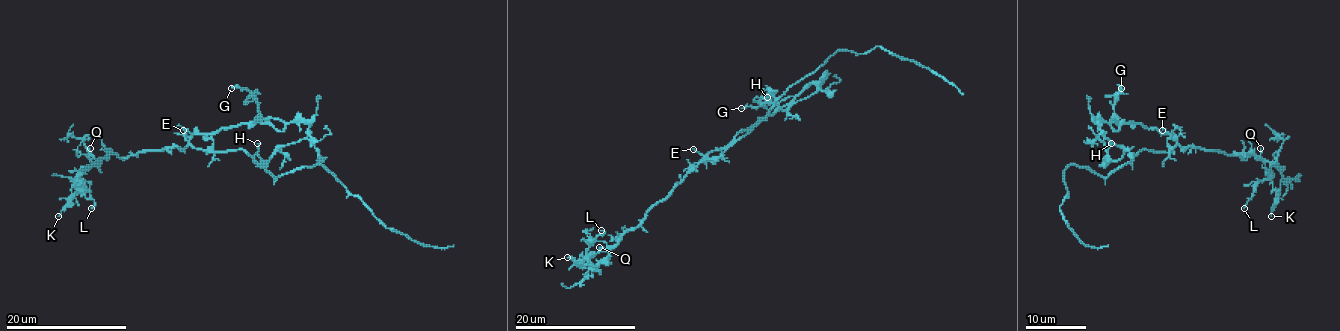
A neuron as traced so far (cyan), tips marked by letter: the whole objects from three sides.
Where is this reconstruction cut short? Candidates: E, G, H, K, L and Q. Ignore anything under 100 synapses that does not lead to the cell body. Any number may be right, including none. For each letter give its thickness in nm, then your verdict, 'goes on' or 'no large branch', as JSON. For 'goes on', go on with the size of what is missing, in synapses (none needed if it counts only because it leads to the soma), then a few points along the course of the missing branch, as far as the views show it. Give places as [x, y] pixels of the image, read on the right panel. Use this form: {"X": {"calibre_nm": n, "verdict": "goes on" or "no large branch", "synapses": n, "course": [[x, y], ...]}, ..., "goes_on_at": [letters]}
{"E": {"calibre_nm": 100, "verdict": "no large branch"}, "G": {"calibre_nm": 130, "verdict": "no large branch"}, "H": {"calibre_nm": 140, "verdict": "no large branch"}, "K": {"calibre_nm": 90, "verdict": "no large branch"}, "L": {"calibre_nm": 120, "verdict": "no large branch"}, "Q": {"calibre_nm": 120, "verdict": "no large branch"}, "goes_on_at": []}

